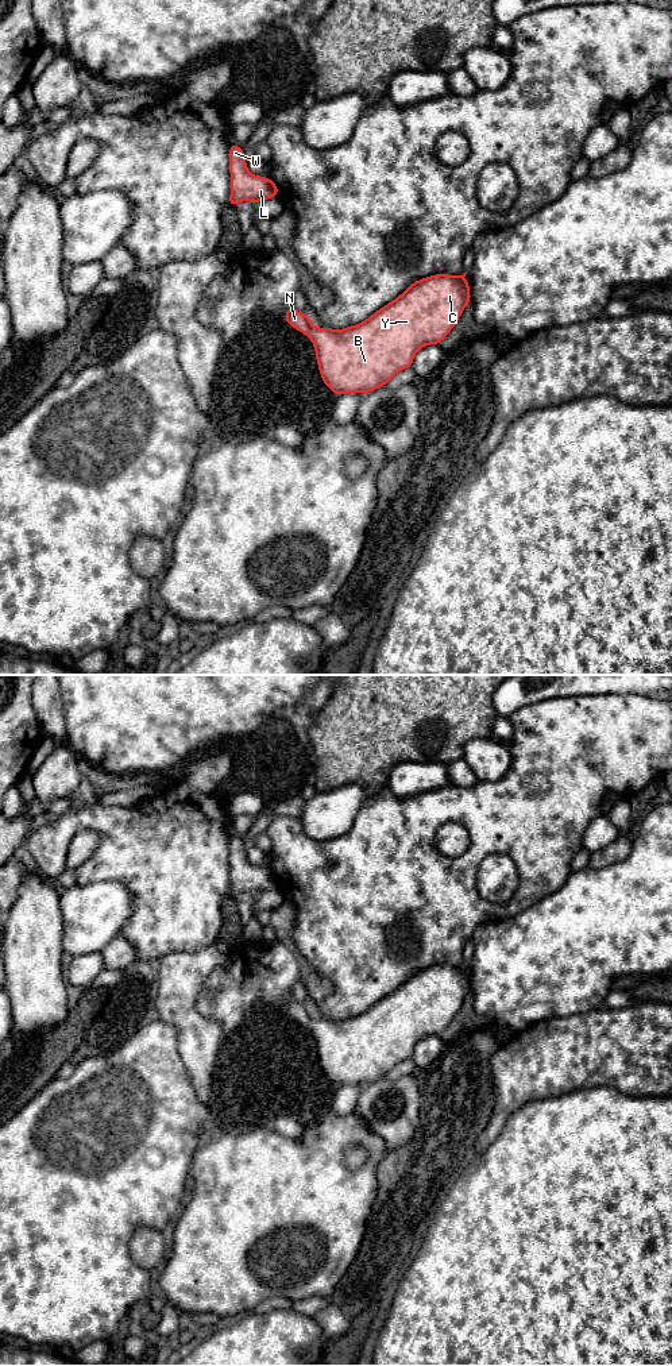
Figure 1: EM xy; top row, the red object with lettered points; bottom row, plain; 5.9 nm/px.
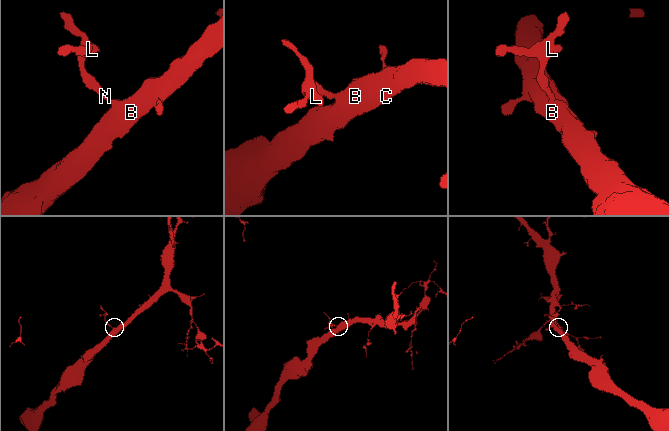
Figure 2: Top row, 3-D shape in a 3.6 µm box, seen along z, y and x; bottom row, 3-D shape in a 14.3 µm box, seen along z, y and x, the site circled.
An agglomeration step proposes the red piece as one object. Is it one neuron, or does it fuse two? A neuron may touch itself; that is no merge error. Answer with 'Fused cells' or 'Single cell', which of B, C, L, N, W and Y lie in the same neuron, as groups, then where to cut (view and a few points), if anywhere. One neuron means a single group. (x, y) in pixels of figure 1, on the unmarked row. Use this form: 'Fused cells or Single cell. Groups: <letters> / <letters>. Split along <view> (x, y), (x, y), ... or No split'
Single cell. Groups: B C L N W Y. No split

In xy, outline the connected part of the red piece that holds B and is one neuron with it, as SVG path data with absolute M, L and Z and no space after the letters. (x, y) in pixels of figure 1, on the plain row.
M466 965L414 972L363 1014L344 1020L314 1019L310 1007L294 998L285 1002L285 1012L310 1030L321 1072L333 1085L366 1085L412 1058L420 1039L447 1029L471 992Z

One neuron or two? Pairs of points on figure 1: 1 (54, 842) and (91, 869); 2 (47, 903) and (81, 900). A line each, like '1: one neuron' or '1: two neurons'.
1: one neuron
2: two neurons

